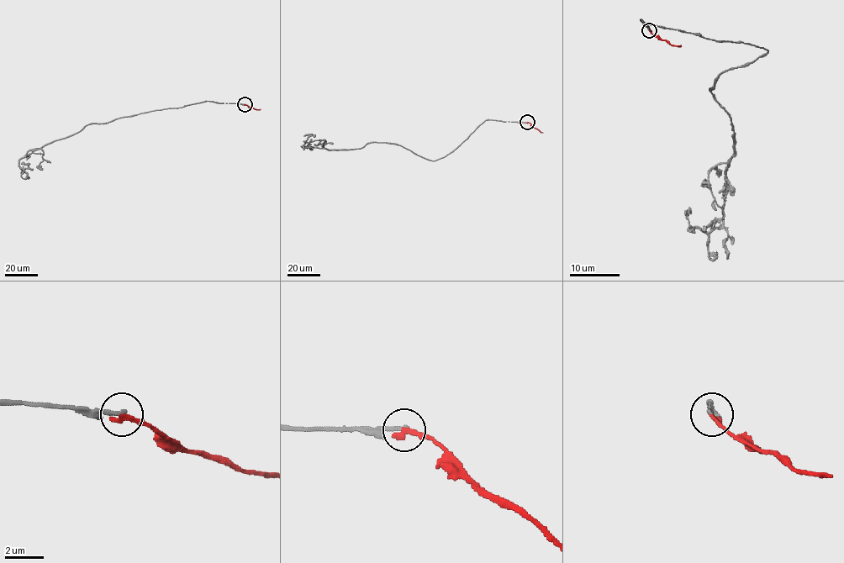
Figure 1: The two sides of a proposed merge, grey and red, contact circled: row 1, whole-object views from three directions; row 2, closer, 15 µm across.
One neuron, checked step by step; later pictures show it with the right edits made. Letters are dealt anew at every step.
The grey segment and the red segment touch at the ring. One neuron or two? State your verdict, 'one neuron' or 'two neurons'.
one neuron

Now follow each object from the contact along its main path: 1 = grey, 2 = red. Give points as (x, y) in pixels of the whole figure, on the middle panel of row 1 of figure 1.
1: (527, 122), (487, 119), (433, 160), (390, 143), (350, 149), (302, 146), (310, 134), (303, 135)
2: (527, 122), (543, 133)

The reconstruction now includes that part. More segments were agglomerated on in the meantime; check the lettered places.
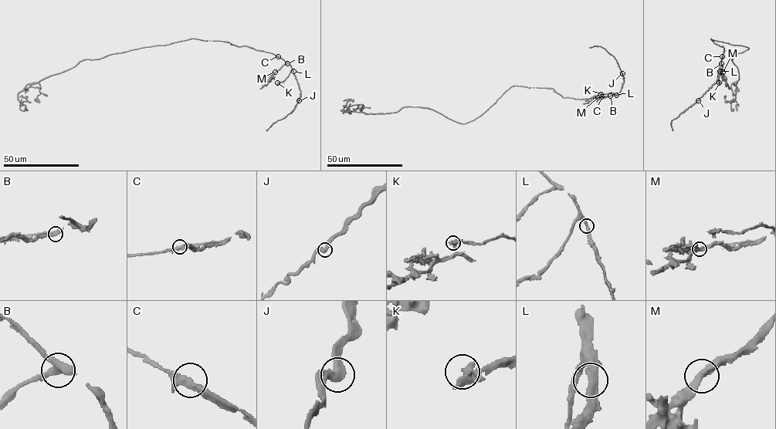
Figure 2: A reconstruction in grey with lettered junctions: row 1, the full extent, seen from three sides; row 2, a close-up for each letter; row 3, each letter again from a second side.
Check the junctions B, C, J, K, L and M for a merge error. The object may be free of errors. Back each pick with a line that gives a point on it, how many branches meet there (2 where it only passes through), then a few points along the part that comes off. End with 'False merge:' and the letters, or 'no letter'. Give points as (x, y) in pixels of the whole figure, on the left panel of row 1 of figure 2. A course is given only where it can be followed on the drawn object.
False merge: no letter

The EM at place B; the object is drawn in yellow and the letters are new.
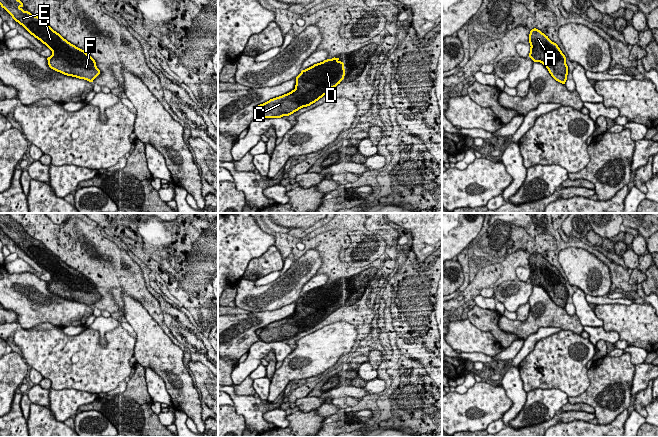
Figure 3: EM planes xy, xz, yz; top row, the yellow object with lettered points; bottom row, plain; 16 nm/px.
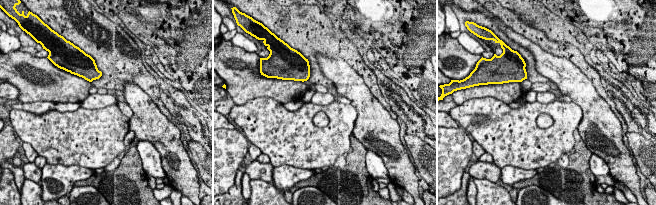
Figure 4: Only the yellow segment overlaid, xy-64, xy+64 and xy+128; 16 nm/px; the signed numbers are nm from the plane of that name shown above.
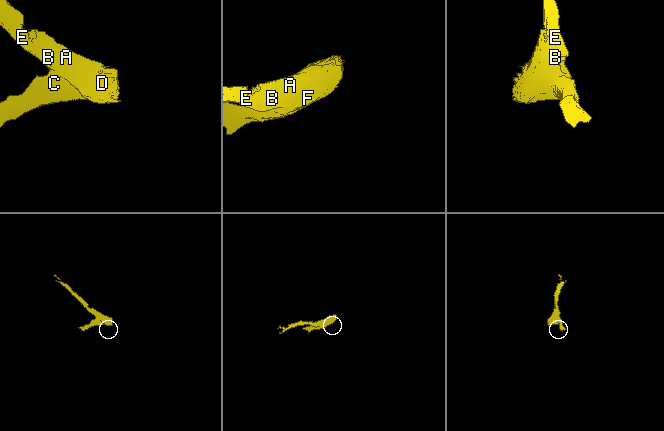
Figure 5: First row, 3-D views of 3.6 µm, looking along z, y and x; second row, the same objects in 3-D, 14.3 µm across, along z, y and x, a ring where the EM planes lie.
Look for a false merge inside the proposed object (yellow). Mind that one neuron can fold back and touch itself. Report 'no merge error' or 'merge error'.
no merge error

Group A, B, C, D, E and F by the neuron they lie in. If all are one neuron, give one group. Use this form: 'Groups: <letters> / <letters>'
Groups: A B C D E F

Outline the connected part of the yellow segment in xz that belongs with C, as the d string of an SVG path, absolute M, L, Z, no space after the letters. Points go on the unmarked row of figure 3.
M339 282L324 284L302 294L296 301L294 314L258 329L256 334L264 342L289 340L318 325L340 308L344 300L344 287Z

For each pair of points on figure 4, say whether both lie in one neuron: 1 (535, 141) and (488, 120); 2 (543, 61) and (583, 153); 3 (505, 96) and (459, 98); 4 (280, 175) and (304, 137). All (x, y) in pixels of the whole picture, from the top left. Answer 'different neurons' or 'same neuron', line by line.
1: same neuron
2: different neurons
3: same neuron
4: different neurons

